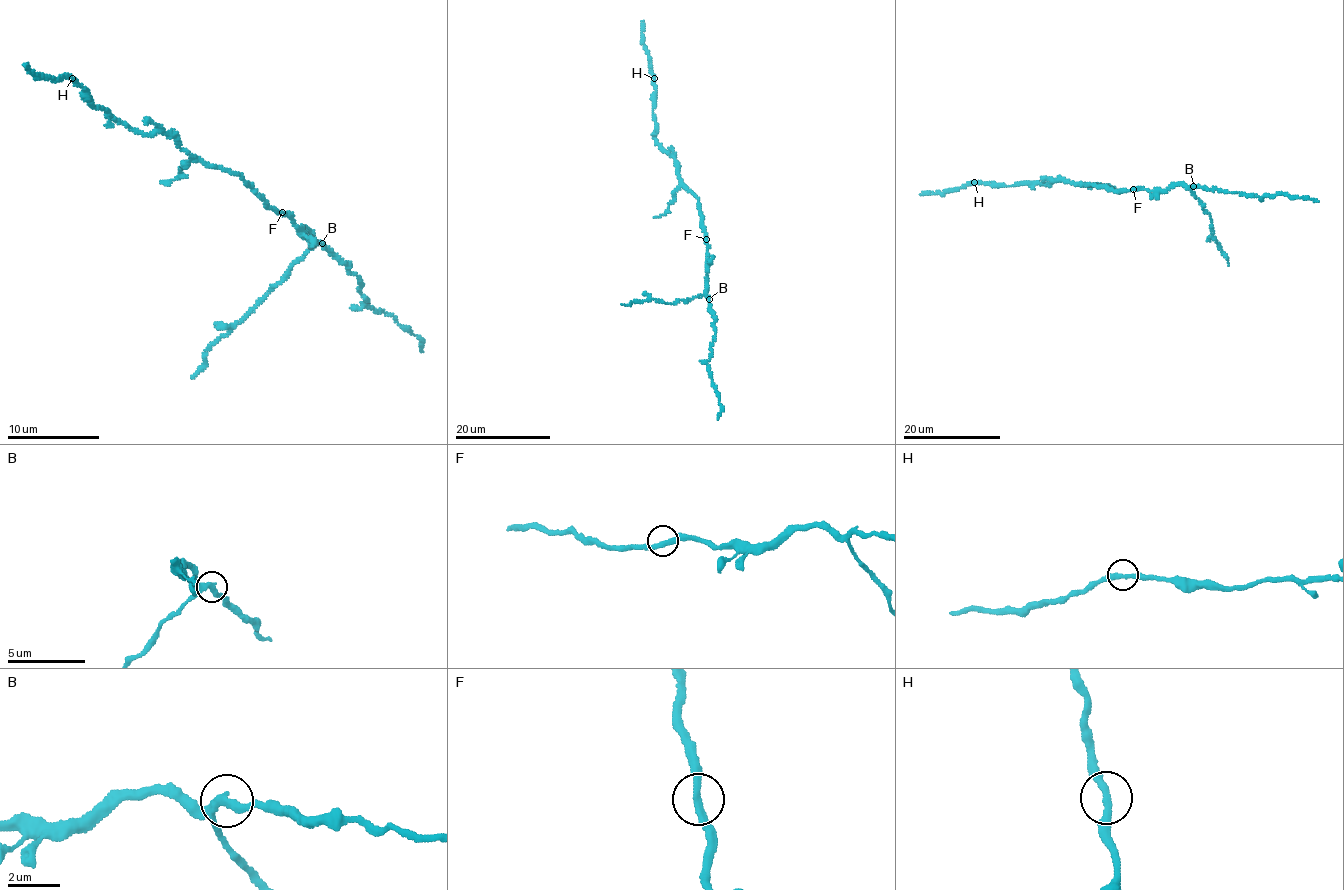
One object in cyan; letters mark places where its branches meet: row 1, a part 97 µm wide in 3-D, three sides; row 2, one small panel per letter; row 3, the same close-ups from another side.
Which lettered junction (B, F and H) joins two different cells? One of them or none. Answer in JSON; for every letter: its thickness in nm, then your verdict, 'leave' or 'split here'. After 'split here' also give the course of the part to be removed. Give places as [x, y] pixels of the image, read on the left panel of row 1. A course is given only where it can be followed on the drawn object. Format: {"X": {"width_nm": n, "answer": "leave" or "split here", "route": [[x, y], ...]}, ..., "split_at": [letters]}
{"B": {"width_nm": 280, "answer": "leave"}, "F": {"width_nm": 280, "answer": "leave"}, "H": {"width_nm": 280, "answer": "leave"}, "split_at": []}

